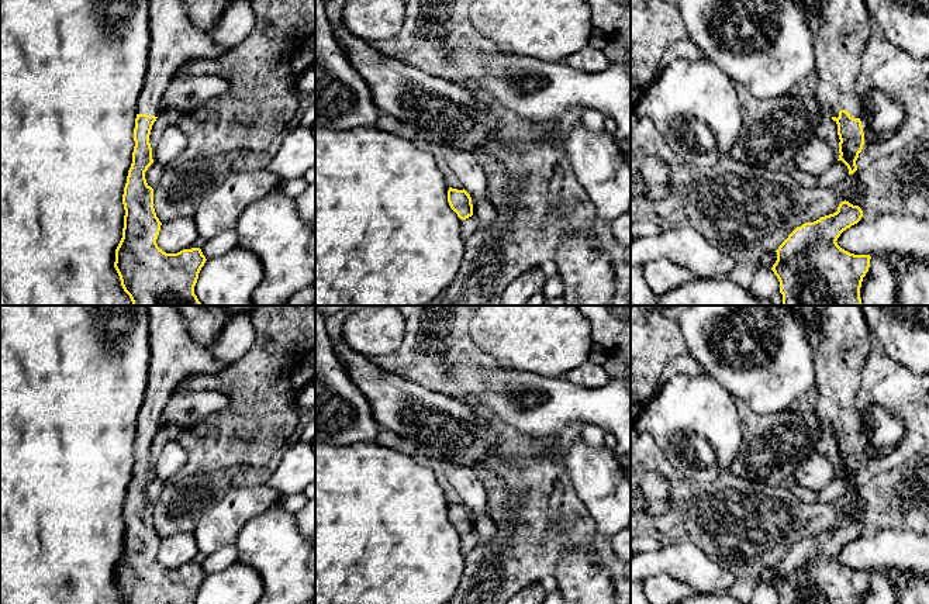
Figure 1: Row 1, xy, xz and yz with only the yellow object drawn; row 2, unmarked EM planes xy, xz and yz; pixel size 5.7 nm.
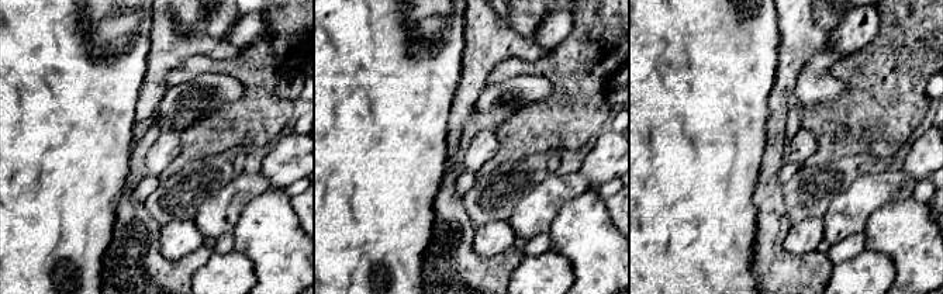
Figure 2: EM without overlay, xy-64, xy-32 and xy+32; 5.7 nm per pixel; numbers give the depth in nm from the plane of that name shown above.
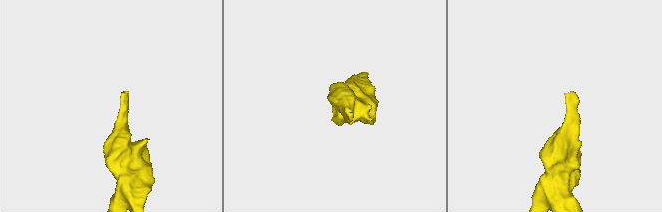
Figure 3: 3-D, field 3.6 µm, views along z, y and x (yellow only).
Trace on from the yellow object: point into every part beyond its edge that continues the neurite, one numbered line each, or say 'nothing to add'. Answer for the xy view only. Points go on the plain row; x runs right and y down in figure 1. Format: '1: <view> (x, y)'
1: xy (175, 354)

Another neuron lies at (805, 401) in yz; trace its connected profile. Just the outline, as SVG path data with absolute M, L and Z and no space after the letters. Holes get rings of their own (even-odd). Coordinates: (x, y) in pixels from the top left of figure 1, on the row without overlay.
M812 386L804 393L801 393L794 400L790 408L797 413L809 413L815 410L816 403L818 403L818 390L815 386Z

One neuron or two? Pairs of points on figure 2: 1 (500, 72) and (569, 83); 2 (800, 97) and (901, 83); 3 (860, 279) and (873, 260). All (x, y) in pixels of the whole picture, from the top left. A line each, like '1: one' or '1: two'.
1: one
2: two
3: one

